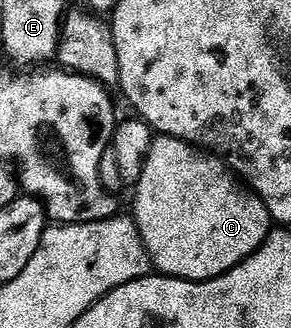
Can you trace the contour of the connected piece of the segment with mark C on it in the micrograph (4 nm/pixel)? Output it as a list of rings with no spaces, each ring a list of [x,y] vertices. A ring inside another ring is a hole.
[[[157,135],[154,138],[143,177],[139,177],[135,191],[137,196],[133,199],[131,215],[137,220],[137,228],[152,266],[160,274],[170,275],[172,279],[198,283],[219,277],[251,257],[251,253],[263,245],[271,230],[269,210],[261,198],[244,186],[221,159],[170,135]]]

